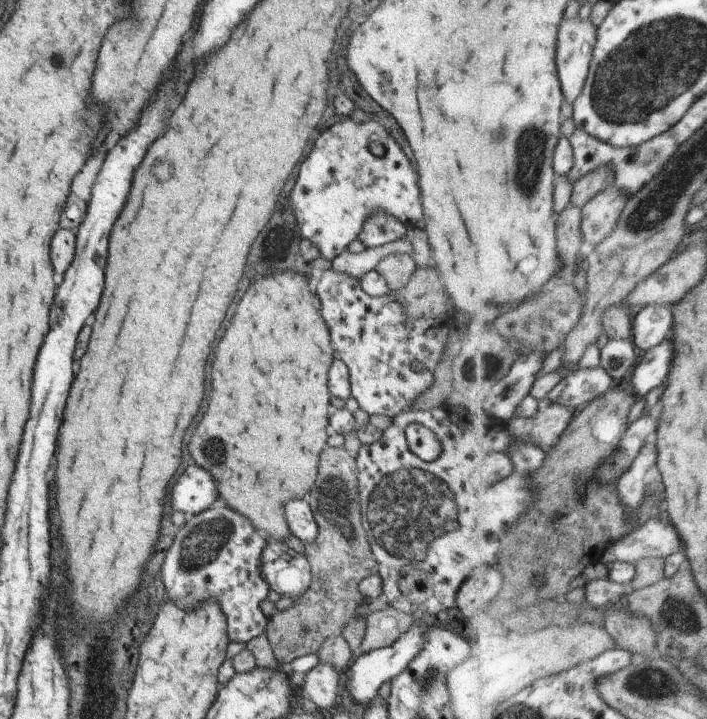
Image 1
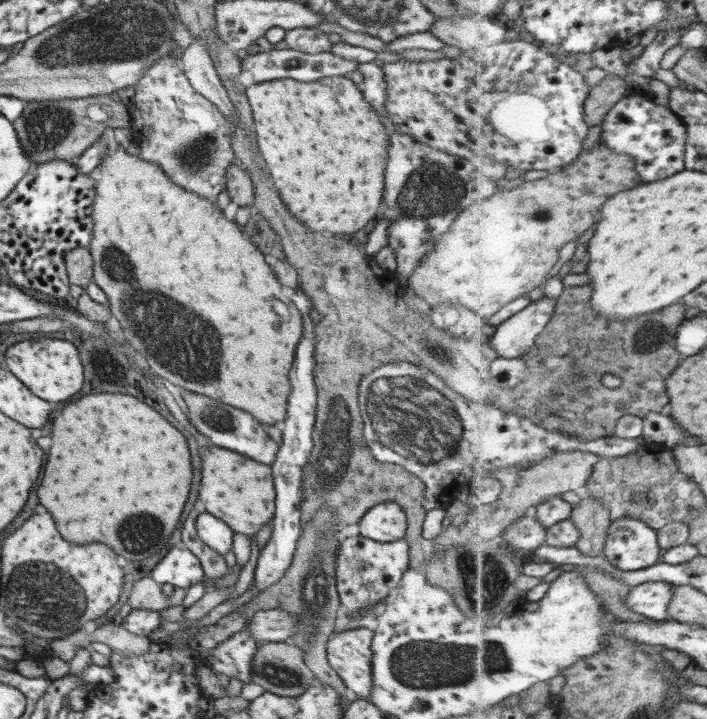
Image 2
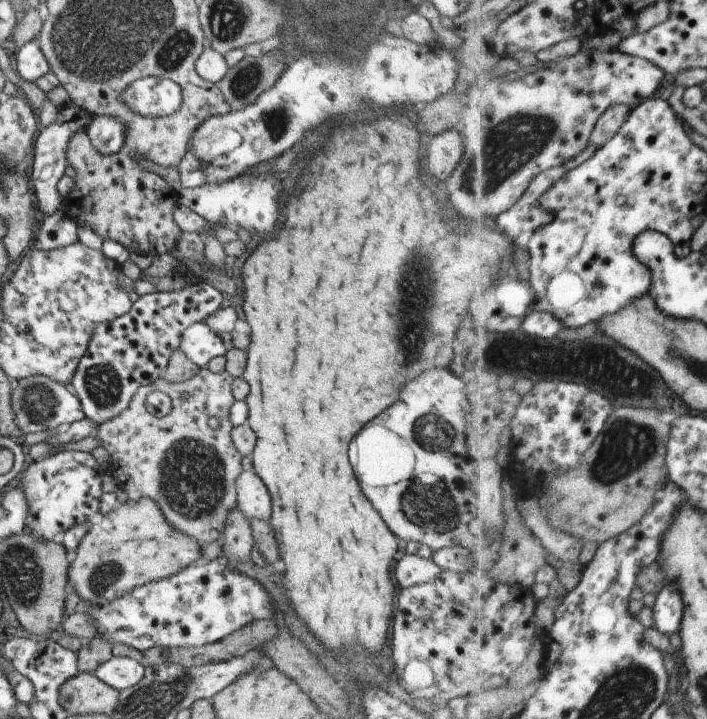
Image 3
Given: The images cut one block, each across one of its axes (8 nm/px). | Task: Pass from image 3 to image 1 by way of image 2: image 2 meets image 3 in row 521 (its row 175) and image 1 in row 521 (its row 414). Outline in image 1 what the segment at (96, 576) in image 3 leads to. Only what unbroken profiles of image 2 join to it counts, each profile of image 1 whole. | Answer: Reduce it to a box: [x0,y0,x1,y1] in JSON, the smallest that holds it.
[187,270,335,542]

